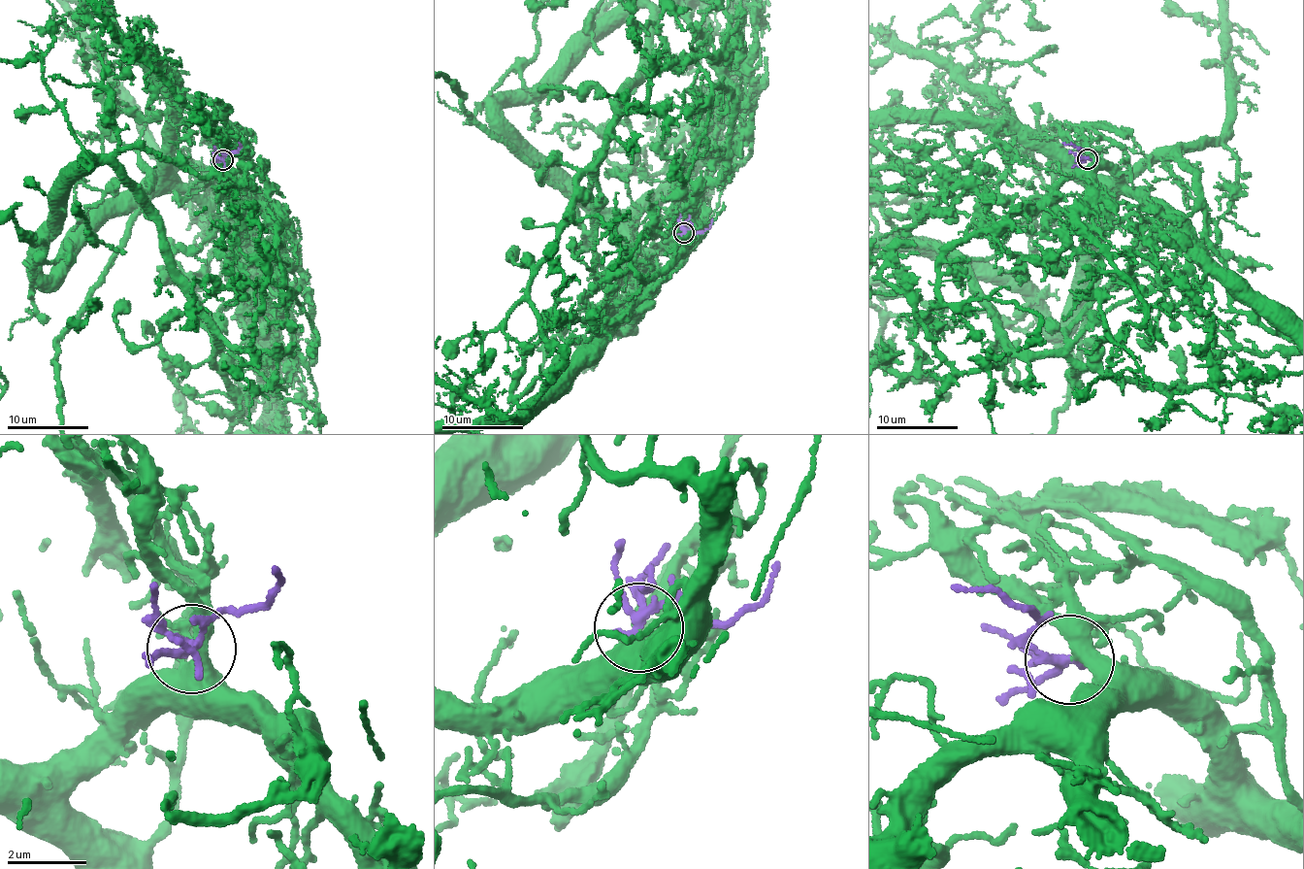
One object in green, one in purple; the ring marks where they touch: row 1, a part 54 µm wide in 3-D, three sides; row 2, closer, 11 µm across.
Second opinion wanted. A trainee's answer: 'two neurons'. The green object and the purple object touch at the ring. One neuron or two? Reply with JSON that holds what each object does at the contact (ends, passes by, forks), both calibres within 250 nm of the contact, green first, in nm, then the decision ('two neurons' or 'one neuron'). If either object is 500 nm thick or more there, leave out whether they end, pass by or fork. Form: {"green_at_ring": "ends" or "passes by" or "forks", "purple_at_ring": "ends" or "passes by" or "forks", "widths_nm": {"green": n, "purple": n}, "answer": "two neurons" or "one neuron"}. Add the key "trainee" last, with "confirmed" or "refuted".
{"green_at_ring": "passes by", "purple_at_ring": "forks", "widths_nm": {"green": 380, "purple": 180}, "answer": "one neuron", "trainee": "refuted"}

